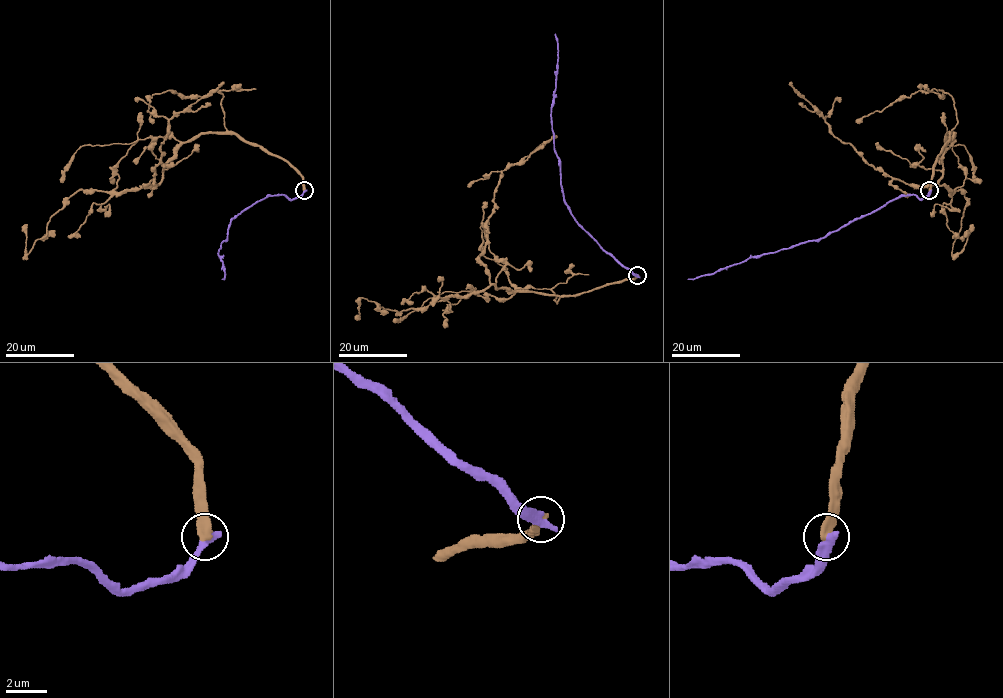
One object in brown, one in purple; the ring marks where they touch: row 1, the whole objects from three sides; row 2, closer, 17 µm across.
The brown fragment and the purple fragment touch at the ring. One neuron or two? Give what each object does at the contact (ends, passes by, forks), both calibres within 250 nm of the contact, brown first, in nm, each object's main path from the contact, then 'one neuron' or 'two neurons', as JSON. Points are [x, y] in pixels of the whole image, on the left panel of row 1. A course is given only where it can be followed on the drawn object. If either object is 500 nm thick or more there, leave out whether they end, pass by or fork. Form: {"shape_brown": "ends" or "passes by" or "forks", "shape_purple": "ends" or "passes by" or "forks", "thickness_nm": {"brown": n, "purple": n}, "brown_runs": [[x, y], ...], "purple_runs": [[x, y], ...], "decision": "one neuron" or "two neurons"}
{"shape_brown": "ends", "shape_purple": "ends", "thickness_nm": {"brown": 460, "purple": 460}, "brown_runs": [[304, 190], [285, 161], [235, 134], [210, 133], [183, 142], [163, 178], [146, 184], [168, 122], [224, 82]], "purple_runs": [[304, 190], [292, 199], [282, 194], [267, 195], [230, 221], [227, 237], [218, 252], [224, 273], [222, 279]], "decision": "two neurons"}

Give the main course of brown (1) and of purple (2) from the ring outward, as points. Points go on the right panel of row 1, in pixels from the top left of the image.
1: (930, 190), (933, 166), (949, 133), (942, 178), (915, 187), (887, 176), (842, 143), (789, 82)
2: (930, 190), (922, 199), (913, 194), (900, 195), (822, 237), (751, 256), (713, 273), (688, 279)

